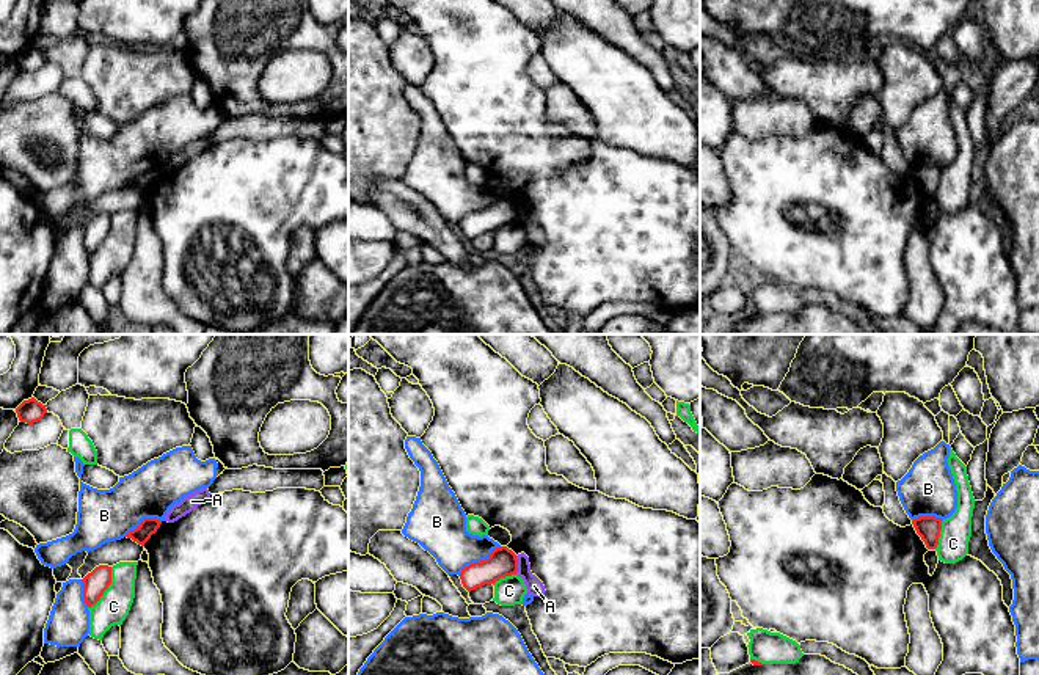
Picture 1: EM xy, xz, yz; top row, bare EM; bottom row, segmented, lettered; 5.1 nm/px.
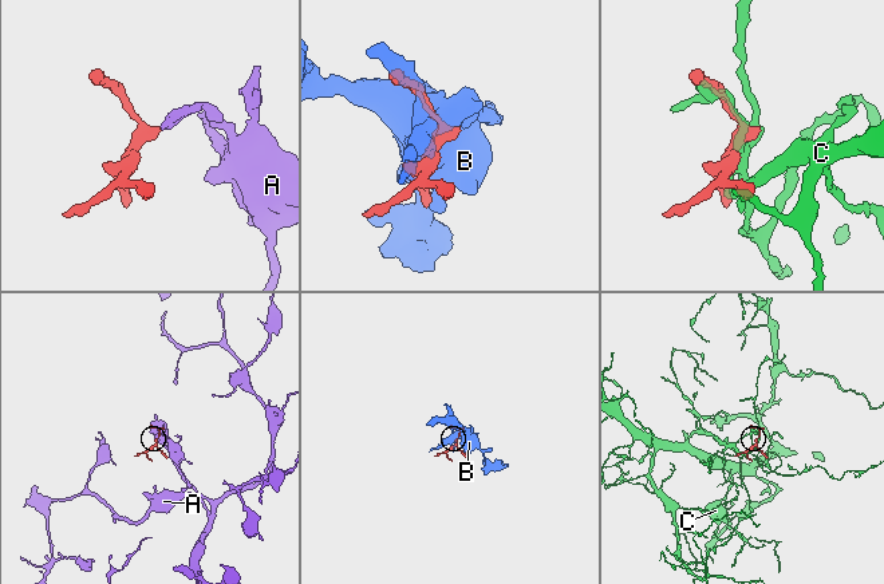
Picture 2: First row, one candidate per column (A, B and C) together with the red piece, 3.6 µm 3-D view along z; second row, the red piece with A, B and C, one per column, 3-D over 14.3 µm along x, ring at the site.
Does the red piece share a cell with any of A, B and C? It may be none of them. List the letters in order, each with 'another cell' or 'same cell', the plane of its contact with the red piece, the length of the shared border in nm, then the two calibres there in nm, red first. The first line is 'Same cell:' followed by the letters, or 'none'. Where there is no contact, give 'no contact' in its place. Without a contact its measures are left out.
Same cell: none
A: another cell; contact in xz; length 100 nm; calibres 150 and 90 nm
B: another cell; contact in xz; length 260 nm; calibres 150 and 240 nm
C: another cell; contact in xy; length 240 nm; calibres 120 and 160 nm

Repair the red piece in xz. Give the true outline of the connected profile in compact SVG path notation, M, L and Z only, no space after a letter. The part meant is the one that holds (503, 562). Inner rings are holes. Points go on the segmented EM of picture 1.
M501 546L493 549L488 559L465 567L458 576L463 587L471 592L485 584L494 584L501 578L516 575L516 571L516 554L507 546Z

